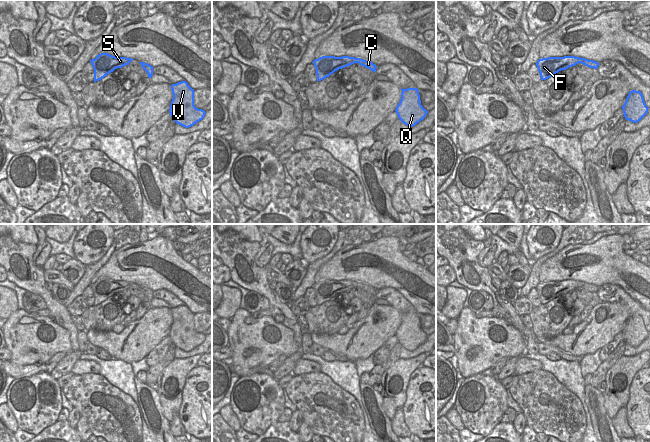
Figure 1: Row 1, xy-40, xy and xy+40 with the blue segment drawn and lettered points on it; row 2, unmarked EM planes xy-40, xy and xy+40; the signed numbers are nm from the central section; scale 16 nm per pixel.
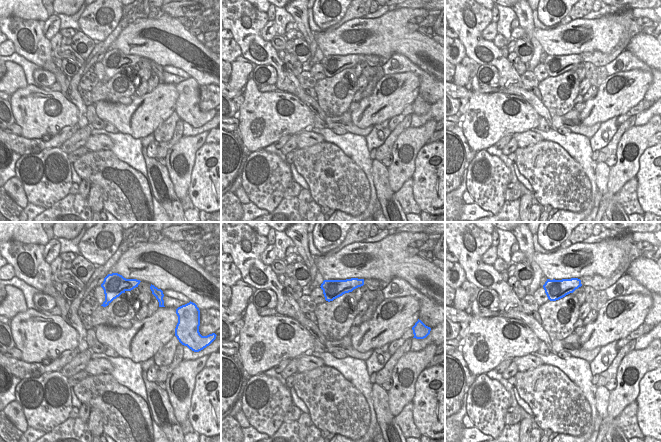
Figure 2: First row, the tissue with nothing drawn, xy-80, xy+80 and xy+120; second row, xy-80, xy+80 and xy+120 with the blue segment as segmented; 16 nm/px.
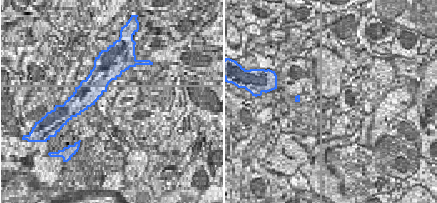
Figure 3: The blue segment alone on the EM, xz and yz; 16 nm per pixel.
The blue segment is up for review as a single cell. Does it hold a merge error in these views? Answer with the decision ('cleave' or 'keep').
keep

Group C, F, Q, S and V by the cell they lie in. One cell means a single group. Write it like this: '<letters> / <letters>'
C F Q S V

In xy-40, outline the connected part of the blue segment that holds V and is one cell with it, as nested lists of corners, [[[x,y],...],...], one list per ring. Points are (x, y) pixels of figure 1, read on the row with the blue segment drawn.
[[[186,81],[171,85],[173,99],[169,113],[177,124],[189,128],[202,120],[205,111],[194,105],[194,89]]]

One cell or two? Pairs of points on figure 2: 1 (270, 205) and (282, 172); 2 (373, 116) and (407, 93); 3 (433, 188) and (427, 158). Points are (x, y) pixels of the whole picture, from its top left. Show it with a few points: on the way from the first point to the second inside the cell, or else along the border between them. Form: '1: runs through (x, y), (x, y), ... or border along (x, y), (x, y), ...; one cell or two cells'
1: runs through (270, 197), (270, 184), (274, 180); one cell
2: runs through (381, 110), (399, 93); one cell
3: runs through (433, 181), (433, 168), (430, 165); one cell

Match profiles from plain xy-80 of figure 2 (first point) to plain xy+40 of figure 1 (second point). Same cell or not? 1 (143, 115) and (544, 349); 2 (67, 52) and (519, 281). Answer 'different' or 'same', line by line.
1: different
2: different

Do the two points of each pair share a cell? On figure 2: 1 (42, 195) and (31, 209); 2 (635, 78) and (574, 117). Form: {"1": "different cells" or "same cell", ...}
{"1": "different cells", "2": "different cells"}

